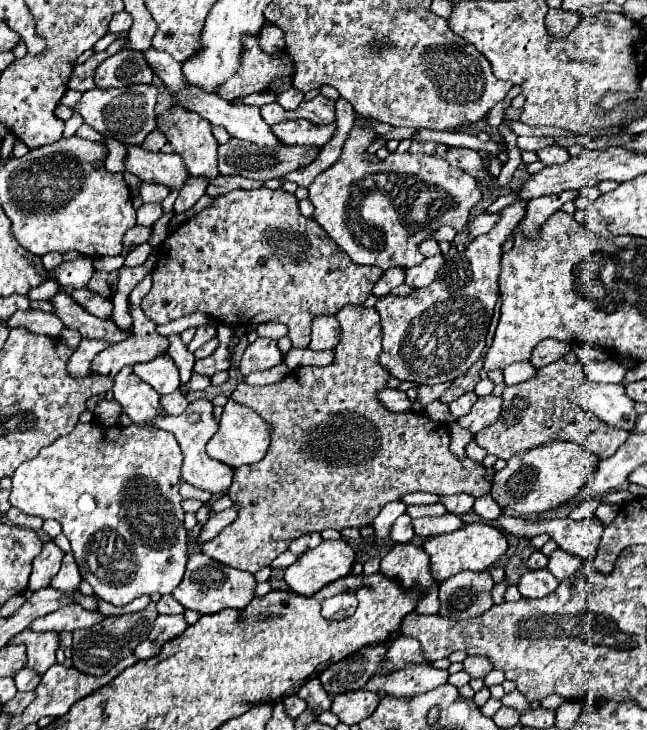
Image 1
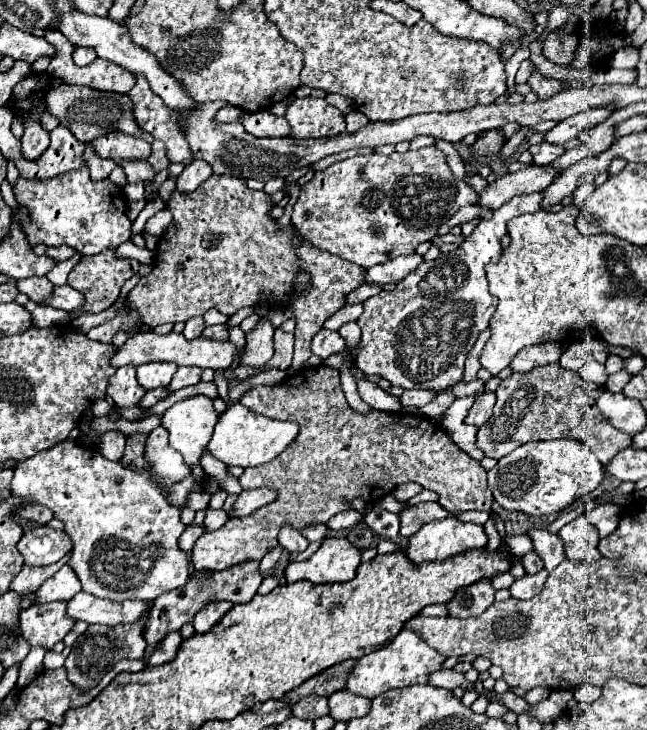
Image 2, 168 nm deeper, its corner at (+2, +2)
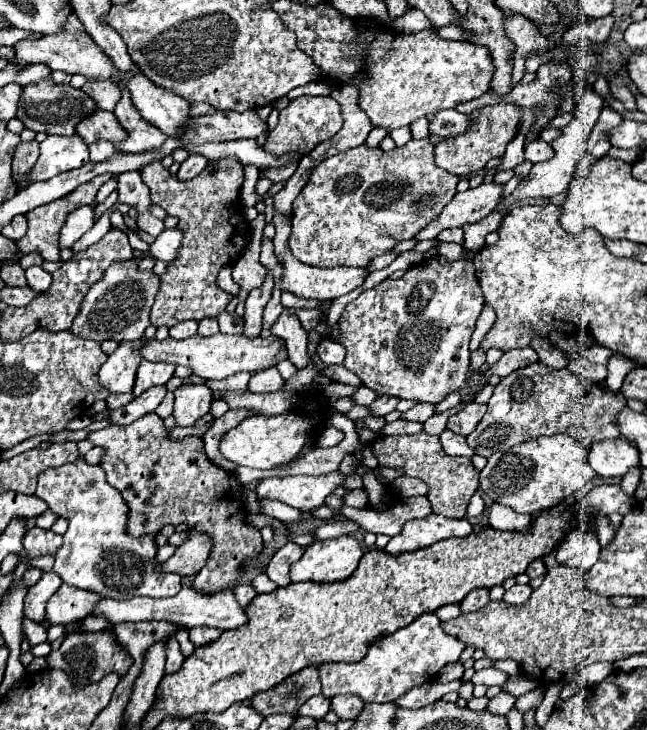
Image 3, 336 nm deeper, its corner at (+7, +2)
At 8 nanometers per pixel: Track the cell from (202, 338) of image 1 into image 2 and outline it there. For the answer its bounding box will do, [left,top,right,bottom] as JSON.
[184,317,204,339]

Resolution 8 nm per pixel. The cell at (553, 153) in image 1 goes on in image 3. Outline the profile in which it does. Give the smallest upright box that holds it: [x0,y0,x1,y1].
[525,139,553,163]

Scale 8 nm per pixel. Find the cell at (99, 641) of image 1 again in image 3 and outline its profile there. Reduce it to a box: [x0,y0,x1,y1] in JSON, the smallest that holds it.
[47,627,133,689]

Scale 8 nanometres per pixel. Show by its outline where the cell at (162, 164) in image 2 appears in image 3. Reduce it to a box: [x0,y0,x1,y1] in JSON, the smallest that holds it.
[141,161,251,327]

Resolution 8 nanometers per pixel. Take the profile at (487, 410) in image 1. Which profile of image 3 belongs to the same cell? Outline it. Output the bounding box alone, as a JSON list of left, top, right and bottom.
[447,401,487,435]

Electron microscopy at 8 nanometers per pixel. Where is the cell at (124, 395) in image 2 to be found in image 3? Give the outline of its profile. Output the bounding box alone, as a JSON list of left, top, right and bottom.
[99,341,141,393]

